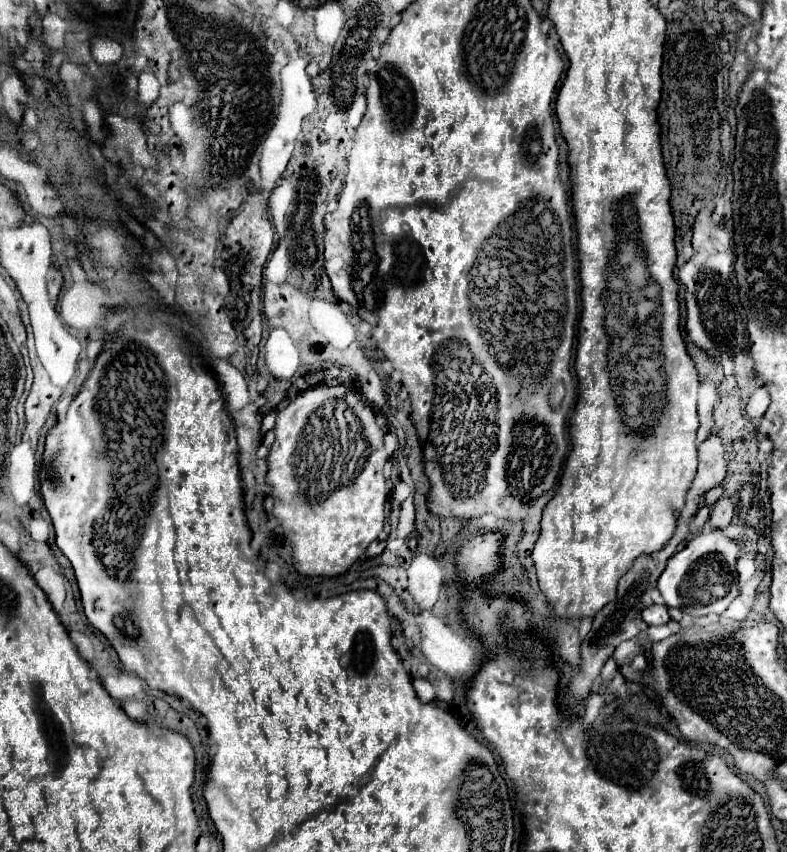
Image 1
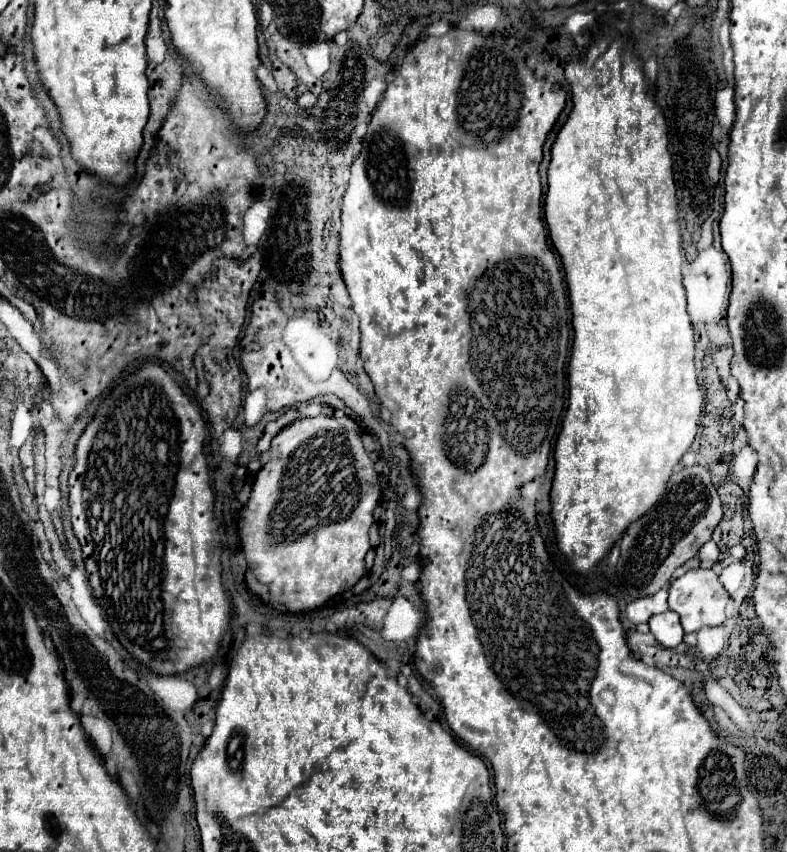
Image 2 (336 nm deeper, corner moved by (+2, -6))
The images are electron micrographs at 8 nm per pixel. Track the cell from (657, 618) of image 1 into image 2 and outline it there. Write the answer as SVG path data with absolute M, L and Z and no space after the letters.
M666 611L666 613L650 617L648 625L650 625L650 631L660 645L676 647L682 643L684 631L680 625L680 617L674 611Z

